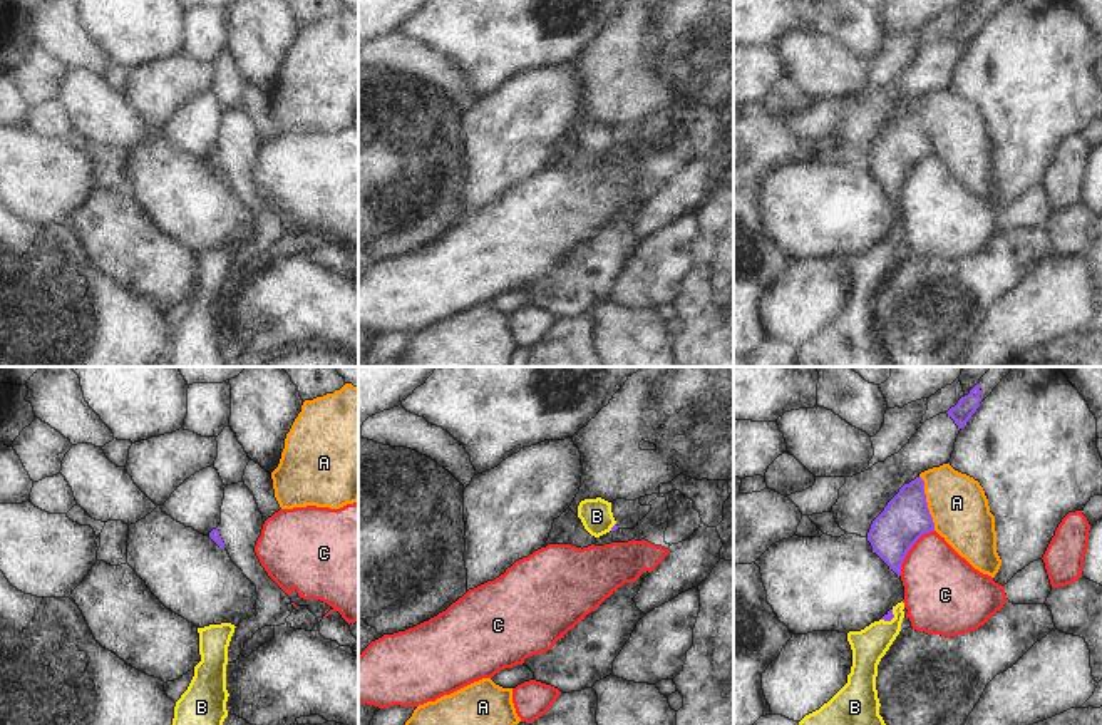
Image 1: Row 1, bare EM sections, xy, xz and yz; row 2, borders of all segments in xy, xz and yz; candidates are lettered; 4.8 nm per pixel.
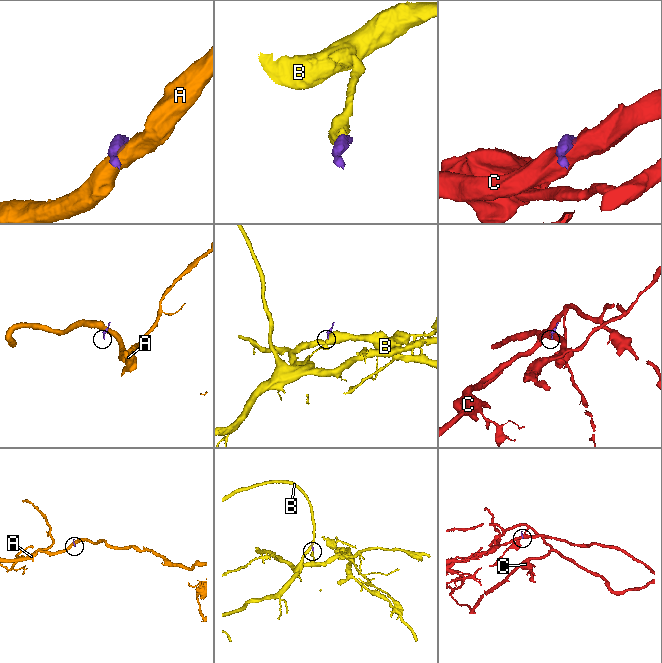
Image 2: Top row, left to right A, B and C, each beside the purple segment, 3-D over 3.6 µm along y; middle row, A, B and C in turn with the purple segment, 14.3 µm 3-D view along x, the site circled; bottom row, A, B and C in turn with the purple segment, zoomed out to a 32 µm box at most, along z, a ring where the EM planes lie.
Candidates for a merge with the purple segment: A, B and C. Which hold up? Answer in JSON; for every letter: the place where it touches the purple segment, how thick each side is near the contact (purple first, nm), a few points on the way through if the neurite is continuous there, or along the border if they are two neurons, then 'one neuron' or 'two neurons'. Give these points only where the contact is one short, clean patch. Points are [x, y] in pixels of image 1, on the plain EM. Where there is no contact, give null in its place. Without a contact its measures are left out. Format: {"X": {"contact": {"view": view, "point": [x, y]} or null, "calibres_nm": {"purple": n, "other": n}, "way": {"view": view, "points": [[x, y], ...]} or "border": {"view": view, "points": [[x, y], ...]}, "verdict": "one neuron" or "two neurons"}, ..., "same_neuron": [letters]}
{"A": {"contact": {"view": "yz", "point": [926, 128]}, "calibres_nm": {"purple": 220, "other": 280}, "border": {"view": "yz", "points": [[920, 101], [935, 154]]}, "verdict": "two neurons"}, "B": {"contact": {"view": "yz", "point": [890, 245]}, "calibres_nm": {"purple": 40, "other": 170}, "way": {"view": "yz", "points": [[890, 240], [890, 245], [870, 270]]}, "verdict": "one neuron"}, "C": {"contact": {"view": "yz", "point": [910, 173]}, "calibres_nm": {"purple": 220, "other": 360}, "verdict": "two neurons"}, "same_neuron": ["B"]}

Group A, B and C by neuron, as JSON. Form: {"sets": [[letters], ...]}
{"sets": [["A"], ["B"], ["C"]]}

